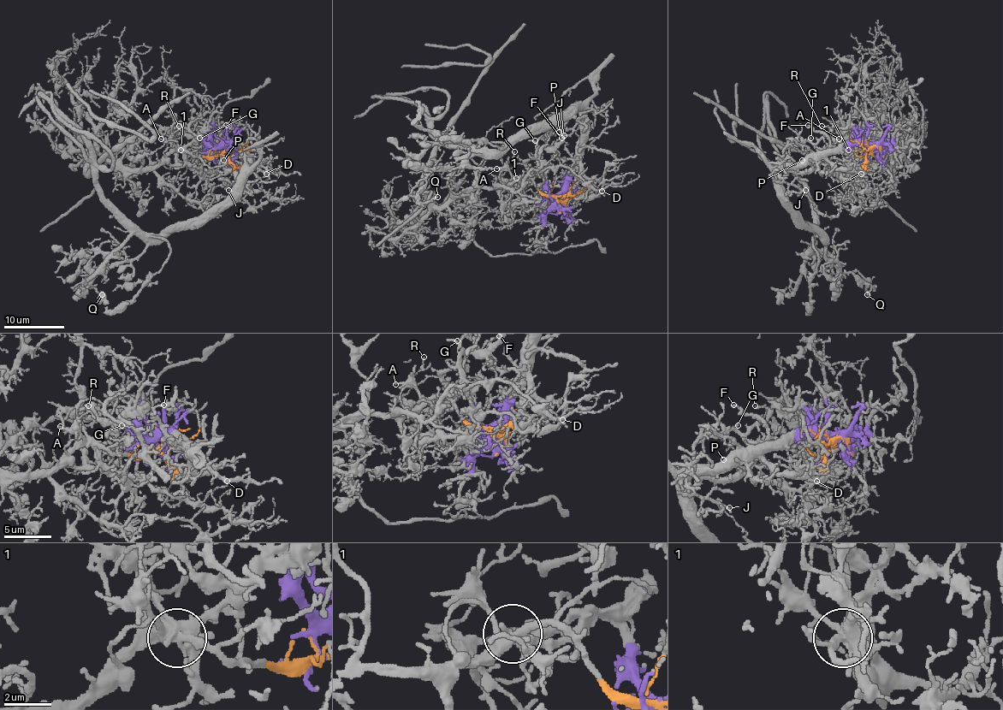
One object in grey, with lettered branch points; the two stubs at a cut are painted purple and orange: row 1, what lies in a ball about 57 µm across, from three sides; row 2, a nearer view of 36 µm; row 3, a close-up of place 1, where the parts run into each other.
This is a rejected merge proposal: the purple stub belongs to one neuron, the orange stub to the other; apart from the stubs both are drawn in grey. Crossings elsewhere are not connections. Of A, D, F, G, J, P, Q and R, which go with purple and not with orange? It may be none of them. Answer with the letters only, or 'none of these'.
F, G, J, P, Q

